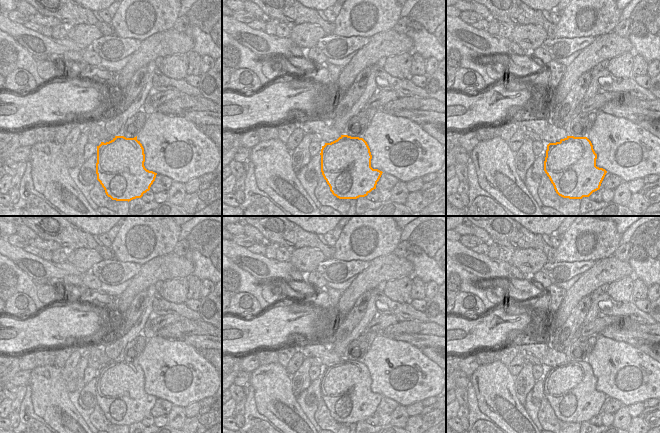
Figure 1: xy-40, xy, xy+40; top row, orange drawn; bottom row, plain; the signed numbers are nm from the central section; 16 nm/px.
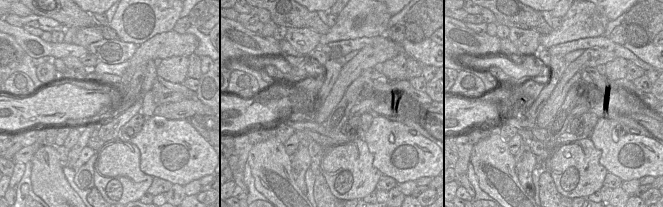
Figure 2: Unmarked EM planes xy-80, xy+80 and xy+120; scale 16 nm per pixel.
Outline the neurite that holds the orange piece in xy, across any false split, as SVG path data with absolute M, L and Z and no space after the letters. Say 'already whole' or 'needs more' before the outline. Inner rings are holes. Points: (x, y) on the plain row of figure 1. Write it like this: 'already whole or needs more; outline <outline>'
already whole; outline M341 359L321 373L321 396L339 423L357 423L376 413L382 395L371 391L372 379L363 362Z

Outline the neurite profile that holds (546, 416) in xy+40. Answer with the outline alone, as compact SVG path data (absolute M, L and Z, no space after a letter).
M546 397L541 400L538 420L546 431L554 433L580 433L581 423L569 423L559 420Z

